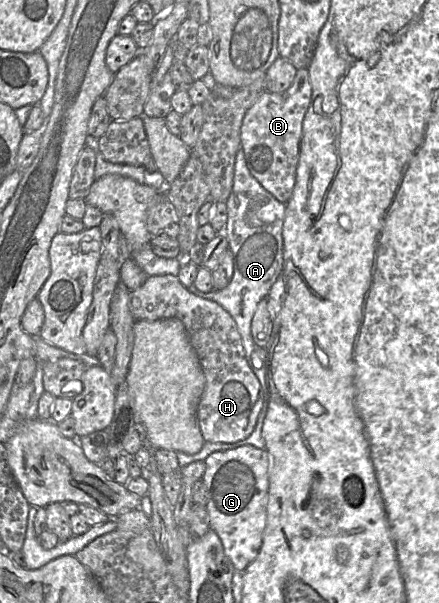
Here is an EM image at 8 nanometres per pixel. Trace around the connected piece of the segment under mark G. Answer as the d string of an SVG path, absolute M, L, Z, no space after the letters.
M243 445L213 452L205 459L202 480L206 486L209 526L219 537L235 571L243 573L261 548L267 522L268 476L269 456L265 448Z

